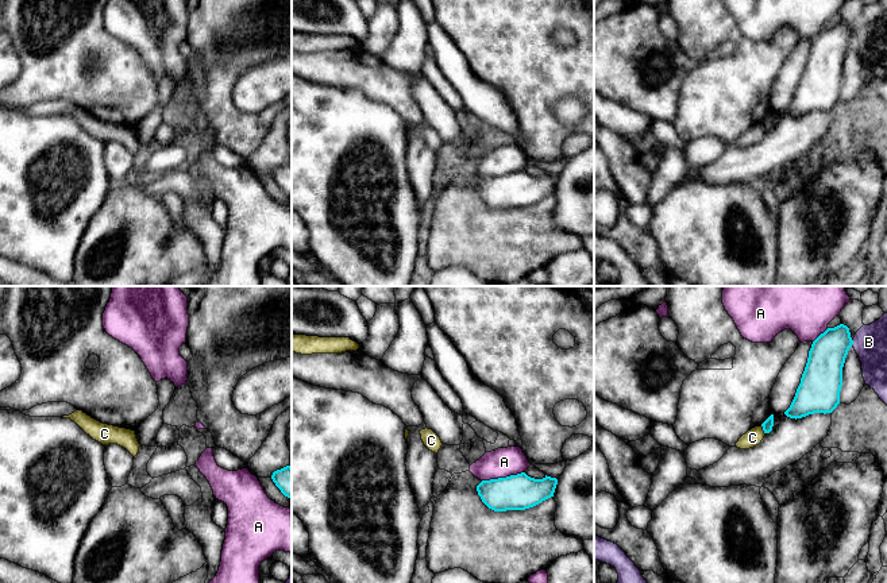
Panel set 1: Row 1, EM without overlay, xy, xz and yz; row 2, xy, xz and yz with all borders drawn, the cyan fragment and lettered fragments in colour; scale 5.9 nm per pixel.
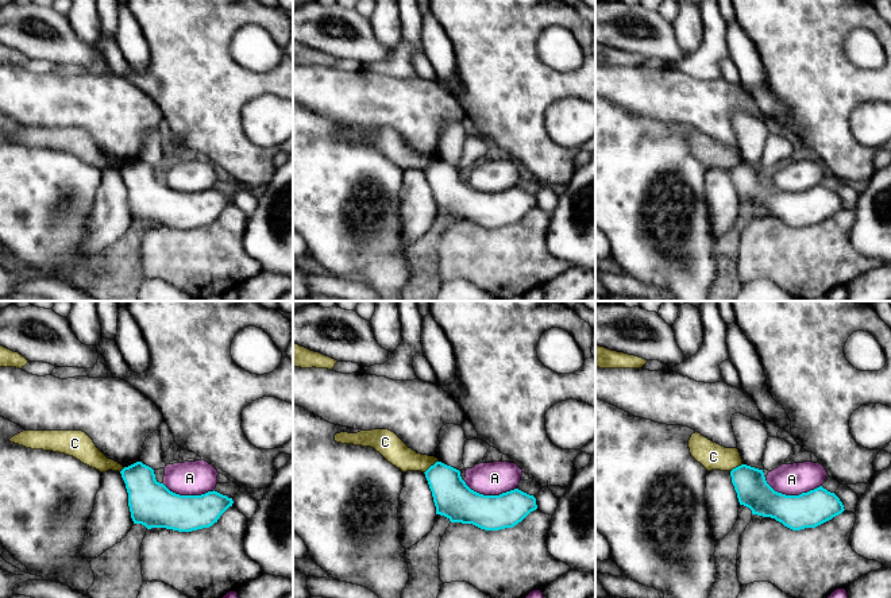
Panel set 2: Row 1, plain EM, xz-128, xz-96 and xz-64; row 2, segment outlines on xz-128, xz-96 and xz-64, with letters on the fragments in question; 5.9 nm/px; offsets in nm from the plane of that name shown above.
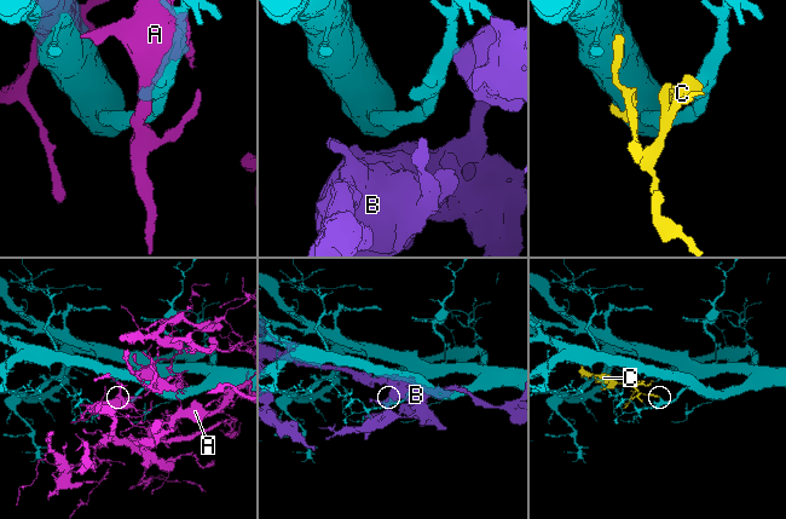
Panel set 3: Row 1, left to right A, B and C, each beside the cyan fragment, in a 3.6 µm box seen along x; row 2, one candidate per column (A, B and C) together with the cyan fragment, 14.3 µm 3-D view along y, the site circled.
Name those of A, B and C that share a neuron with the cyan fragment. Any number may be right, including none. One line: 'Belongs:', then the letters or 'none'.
Belongs: none

